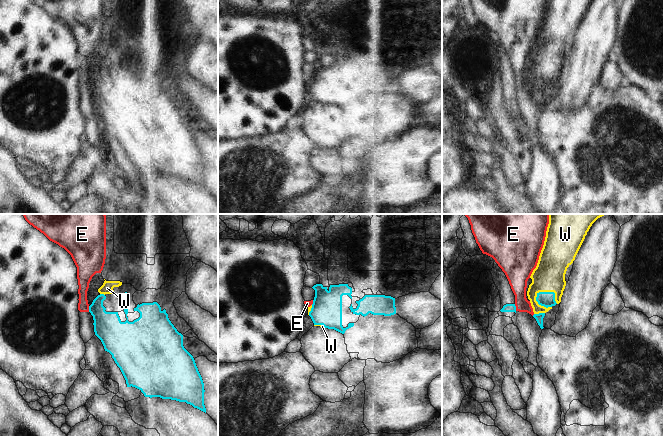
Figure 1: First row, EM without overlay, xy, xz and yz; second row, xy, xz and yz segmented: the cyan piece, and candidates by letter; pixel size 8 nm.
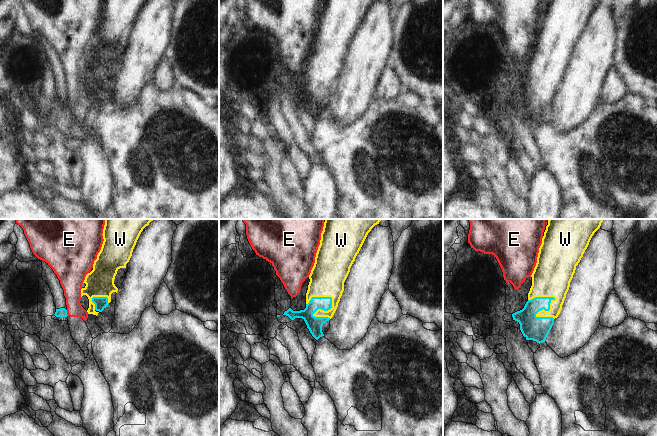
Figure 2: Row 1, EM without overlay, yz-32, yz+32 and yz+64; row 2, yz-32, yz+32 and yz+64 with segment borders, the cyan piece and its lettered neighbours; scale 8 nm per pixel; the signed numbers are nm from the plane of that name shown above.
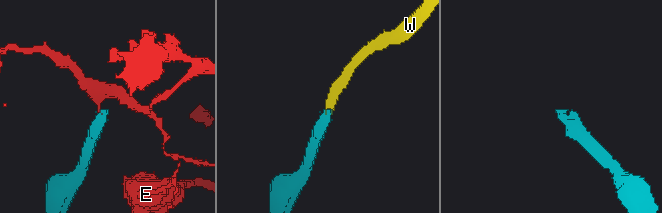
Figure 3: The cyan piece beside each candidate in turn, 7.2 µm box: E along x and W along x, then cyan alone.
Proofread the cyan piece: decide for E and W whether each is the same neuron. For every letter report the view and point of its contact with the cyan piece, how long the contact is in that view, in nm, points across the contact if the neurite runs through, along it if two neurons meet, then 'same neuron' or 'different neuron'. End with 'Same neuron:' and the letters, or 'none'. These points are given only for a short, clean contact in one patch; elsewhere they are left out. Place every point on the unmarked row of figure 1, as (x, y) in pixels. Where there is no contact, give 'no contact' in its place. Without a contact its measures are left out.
E: yz (515, 83) | 60 nm | along yz (514, 80), (516, 86) | different neuron
W: yz (550, 68) | 190 nm | across yz (547, 75), (550, 68), (549, 51) | same neuron
Same neuron: W

